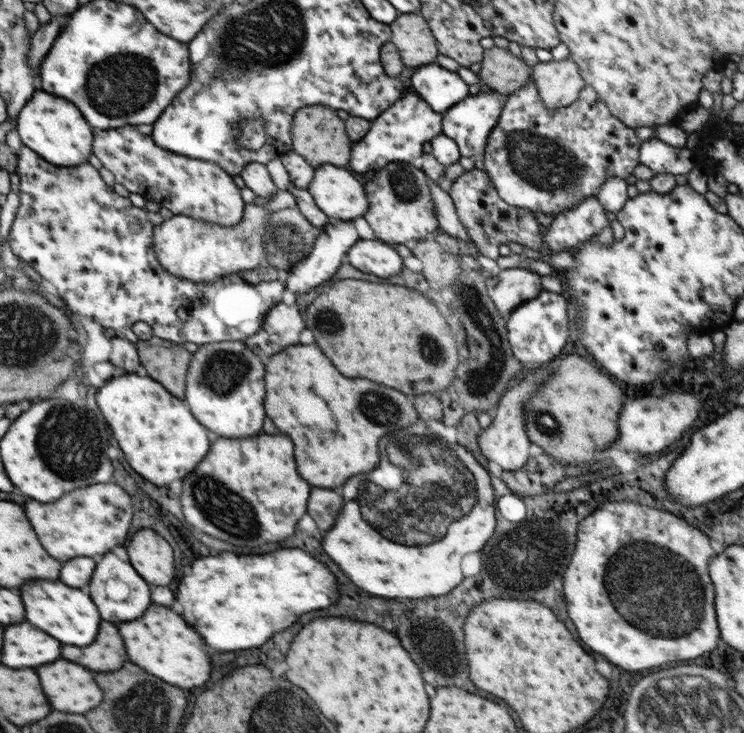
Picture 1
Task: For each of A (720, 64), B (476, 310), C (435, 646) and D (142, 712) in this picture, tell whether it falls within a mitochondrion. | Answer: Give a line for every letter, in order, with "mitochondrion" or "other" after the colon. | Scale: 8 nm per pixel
A: other
B: mitochondrion
C: mitochondrion
D: mitochondrion

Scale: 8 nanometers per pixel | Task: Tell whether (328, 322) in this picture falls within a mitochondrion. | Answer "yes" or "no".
yes

